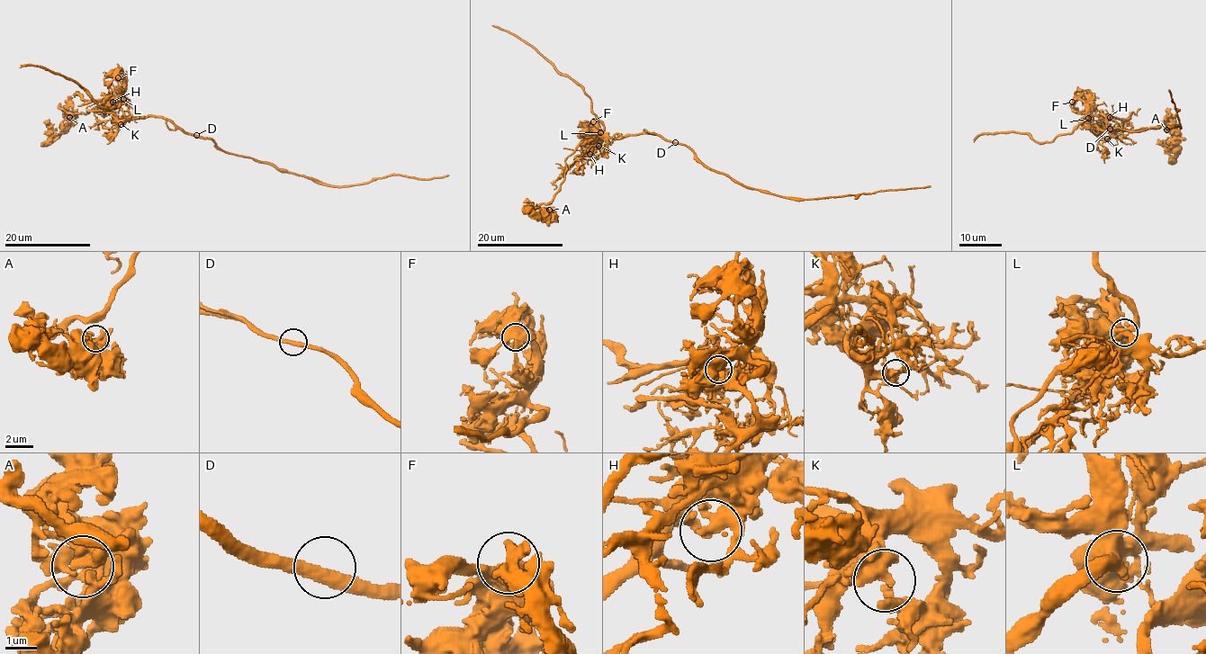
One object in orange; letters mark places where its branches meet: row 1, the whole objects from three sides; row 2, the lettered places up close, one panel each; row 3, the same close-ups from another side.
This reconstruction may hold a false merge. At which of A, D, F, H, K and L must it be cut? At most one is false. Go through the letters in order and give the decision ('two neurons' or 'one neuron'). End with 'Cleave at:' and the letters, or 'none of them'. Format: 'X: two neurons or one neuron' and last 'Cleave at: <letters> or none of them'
A: one neuron
D: one neuron
F: one neuron
H: two neurons
K: one neuron
L: one neuron
Cleave at: H

